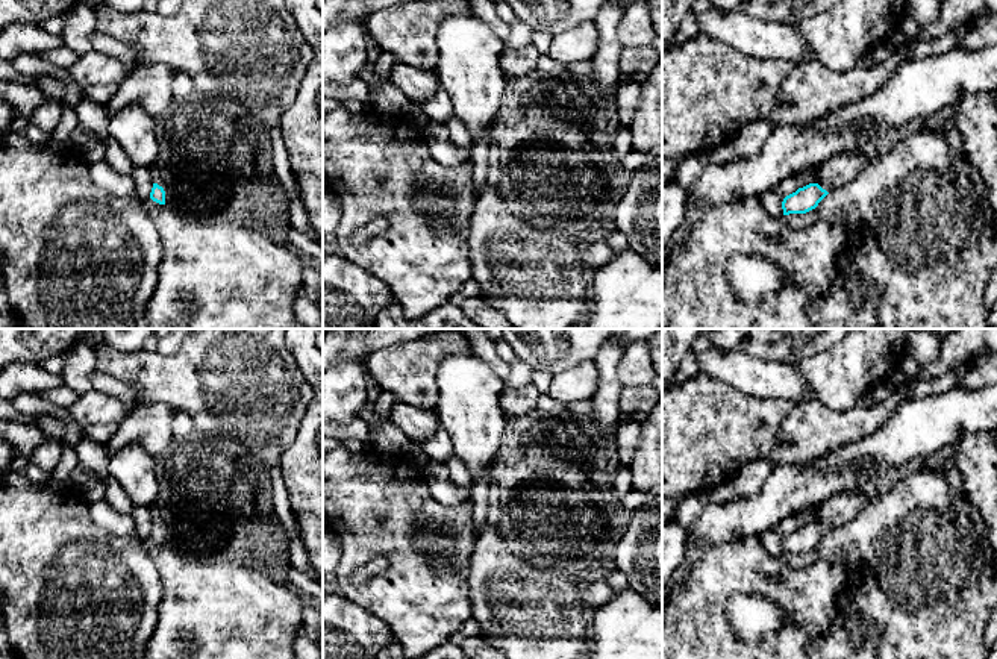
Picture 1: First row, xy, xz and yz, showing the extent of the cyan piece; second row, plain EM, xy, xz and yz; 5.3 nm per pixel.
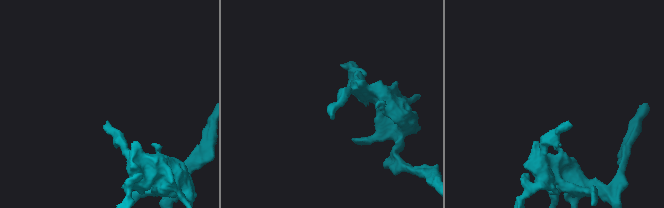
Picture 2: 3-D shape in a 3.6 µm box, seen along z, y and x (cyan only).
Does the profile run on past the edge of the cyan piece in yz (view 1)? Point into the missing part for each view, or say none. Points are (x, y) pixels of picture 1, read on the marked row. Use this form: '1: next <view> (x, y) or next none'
1: next none

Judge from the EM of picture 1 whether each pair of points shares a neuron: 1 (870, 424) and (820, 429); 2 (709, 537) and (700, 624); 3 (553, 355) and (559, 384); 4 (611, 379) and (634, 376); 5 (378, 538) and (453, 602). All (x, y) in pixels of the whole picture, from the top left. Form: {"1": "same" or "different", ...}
{"1": "same", "2": "different", "3": "different", "4": "different", "5": "same"}

